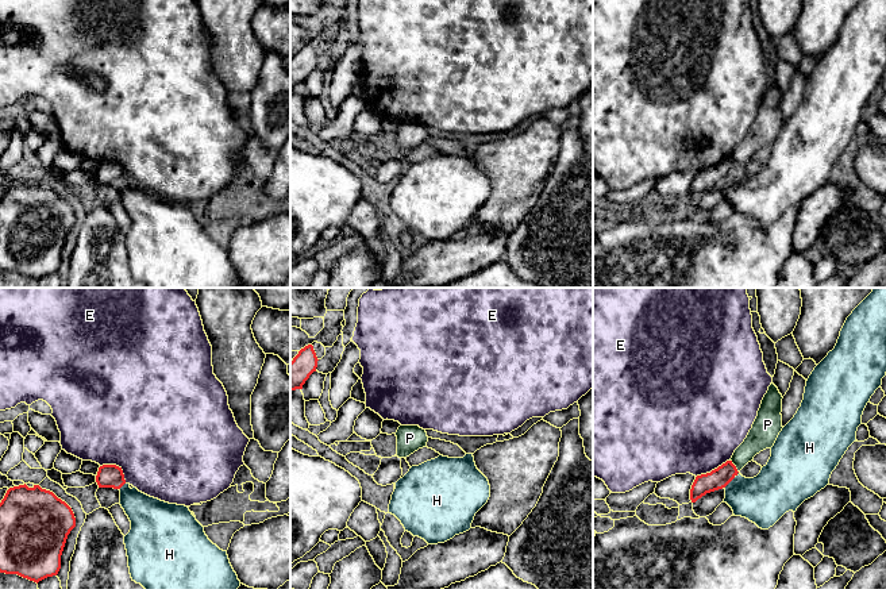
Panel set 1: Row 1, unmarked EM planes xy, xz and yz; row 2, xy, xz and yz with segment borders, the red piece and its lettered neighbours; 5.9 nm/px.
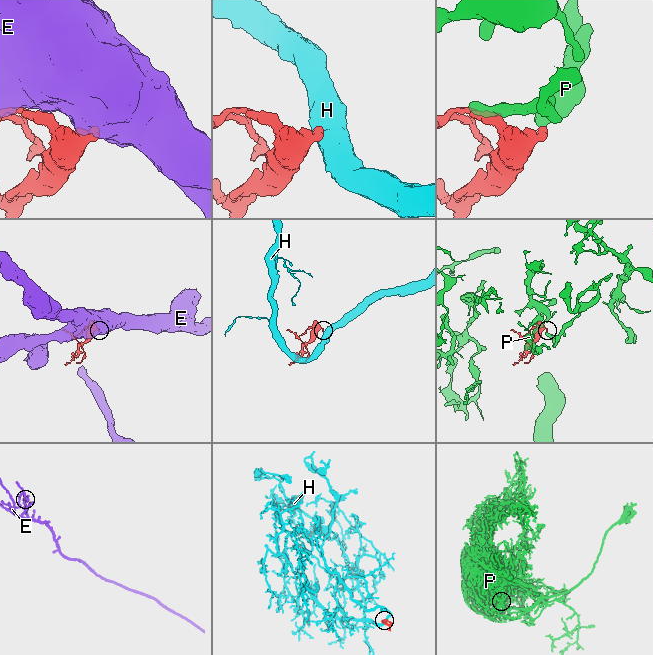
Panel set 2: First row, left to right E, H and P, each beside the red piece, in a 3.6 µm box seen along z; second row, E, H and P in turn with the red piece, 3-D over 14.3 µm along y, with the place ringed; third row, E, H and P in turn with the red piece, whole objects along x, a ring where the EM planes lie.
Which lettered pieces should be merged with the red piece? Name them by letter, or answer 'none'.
none

